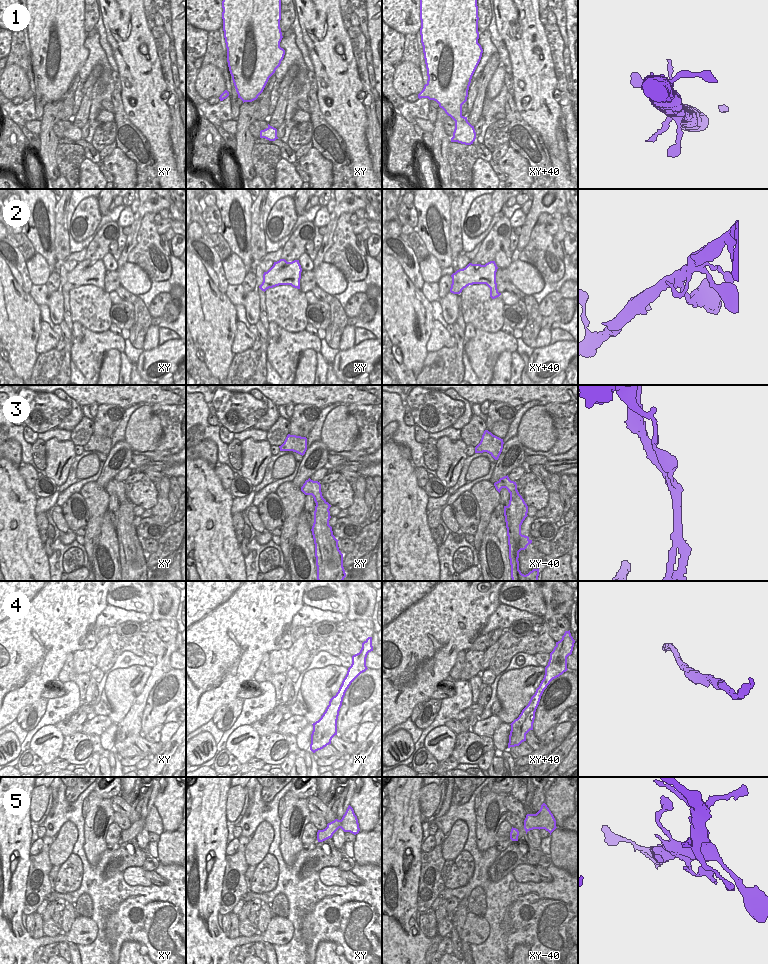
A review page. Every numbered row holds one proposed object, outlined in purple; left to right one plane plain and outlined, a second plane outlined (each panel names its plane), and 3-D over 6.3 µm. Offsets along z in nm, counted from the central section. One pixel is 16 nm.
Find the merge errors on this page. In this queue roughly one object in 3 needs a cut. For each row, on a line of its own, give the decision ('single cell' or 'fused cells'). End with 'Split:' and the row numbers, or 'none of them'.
1: single cell
2: single cell
3: fused cells
4: single cell
5: single cell
Split: 3

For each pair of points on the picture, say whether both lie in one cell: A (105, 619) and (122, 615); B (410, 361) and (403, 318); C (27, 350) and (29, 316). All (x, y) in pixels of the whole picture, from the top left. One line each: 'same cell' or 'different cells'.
A: same cell
B: same cell
C: same cell

